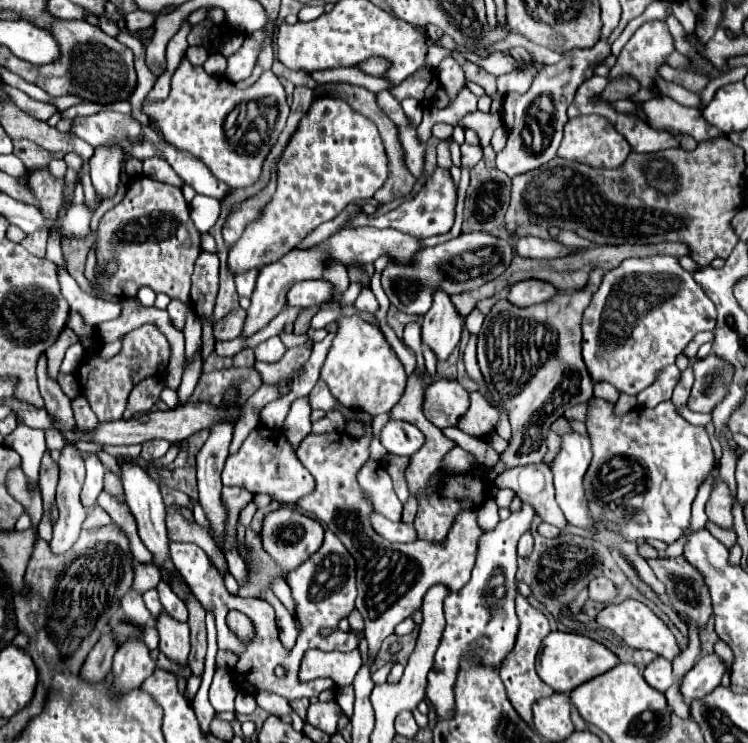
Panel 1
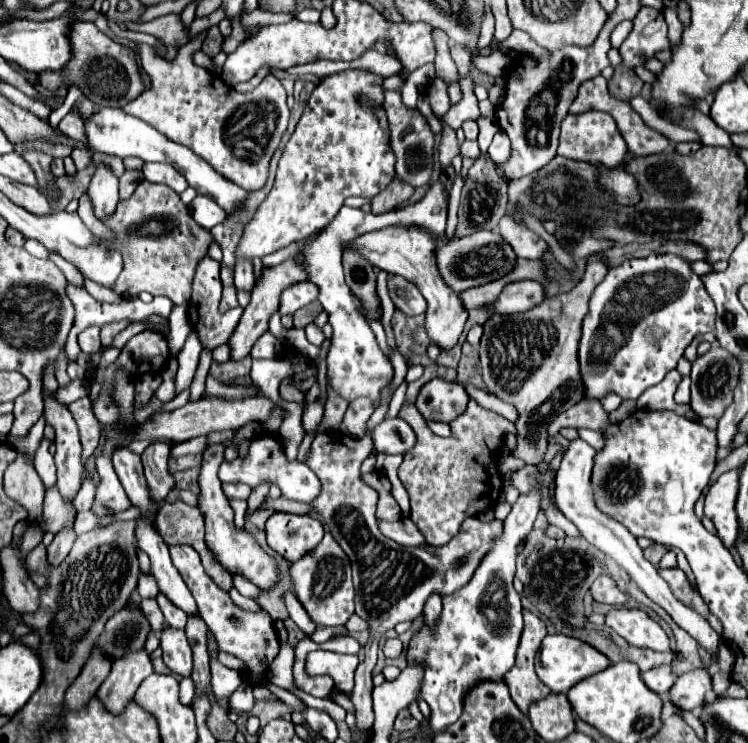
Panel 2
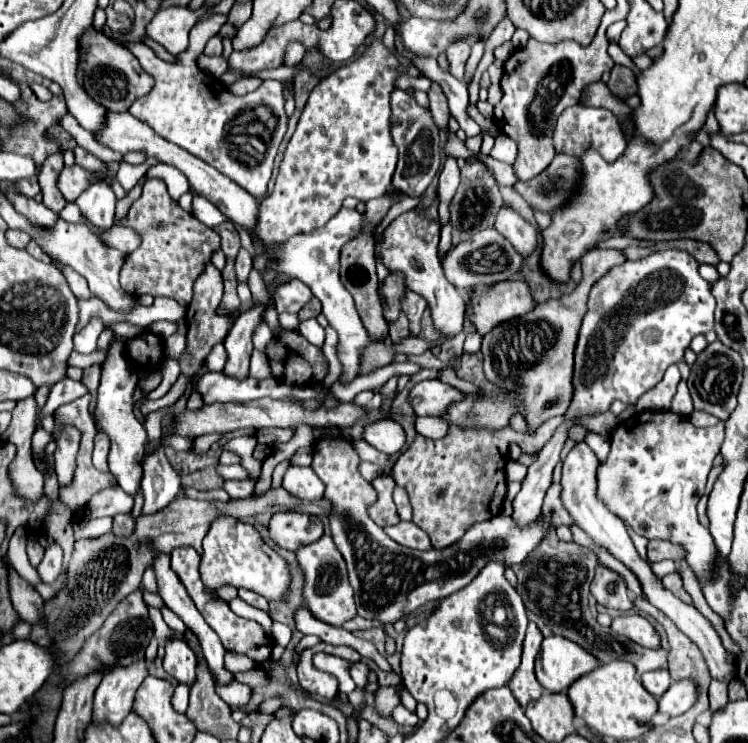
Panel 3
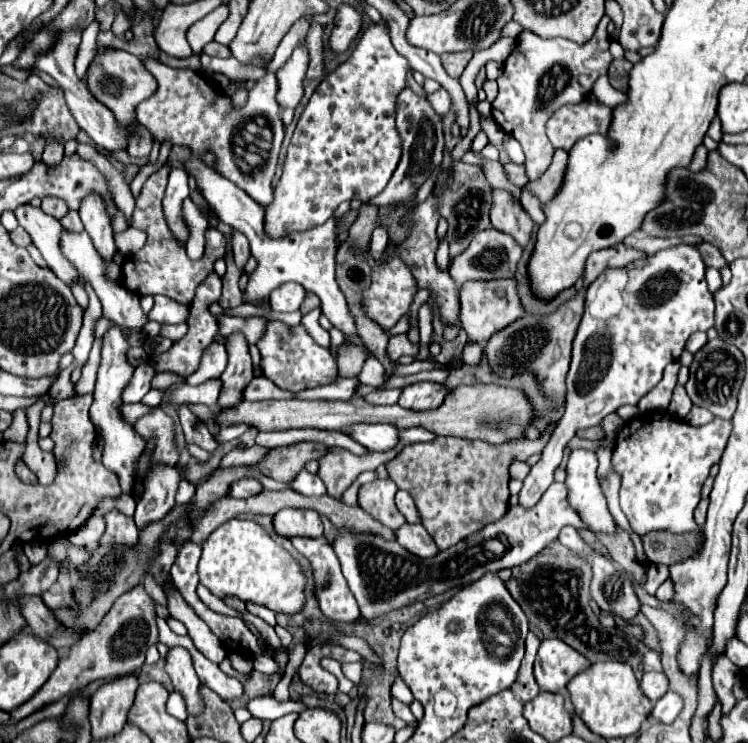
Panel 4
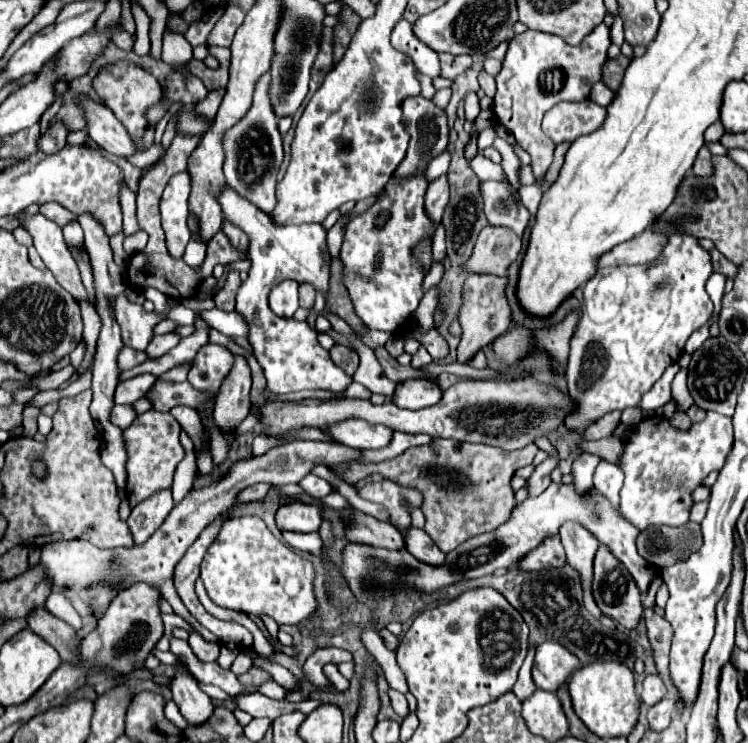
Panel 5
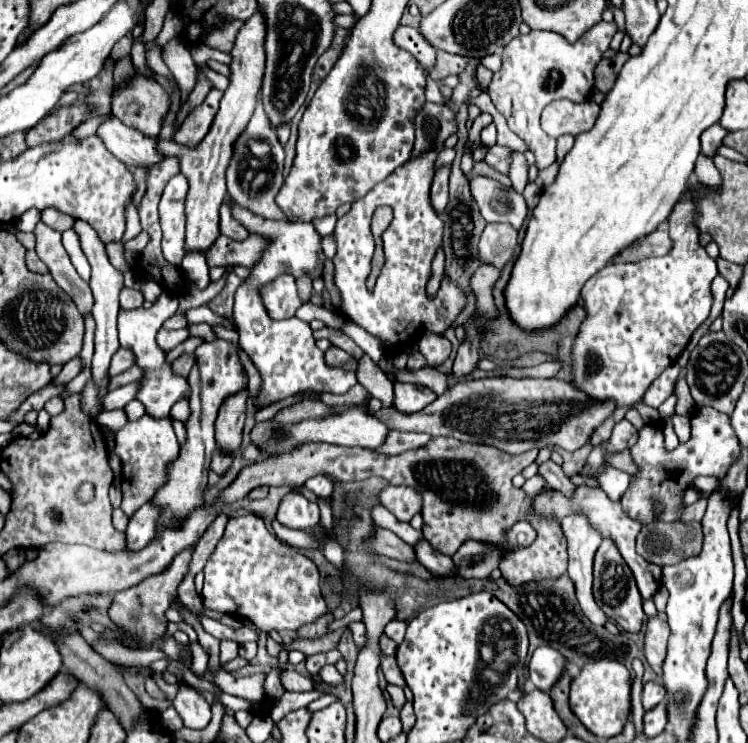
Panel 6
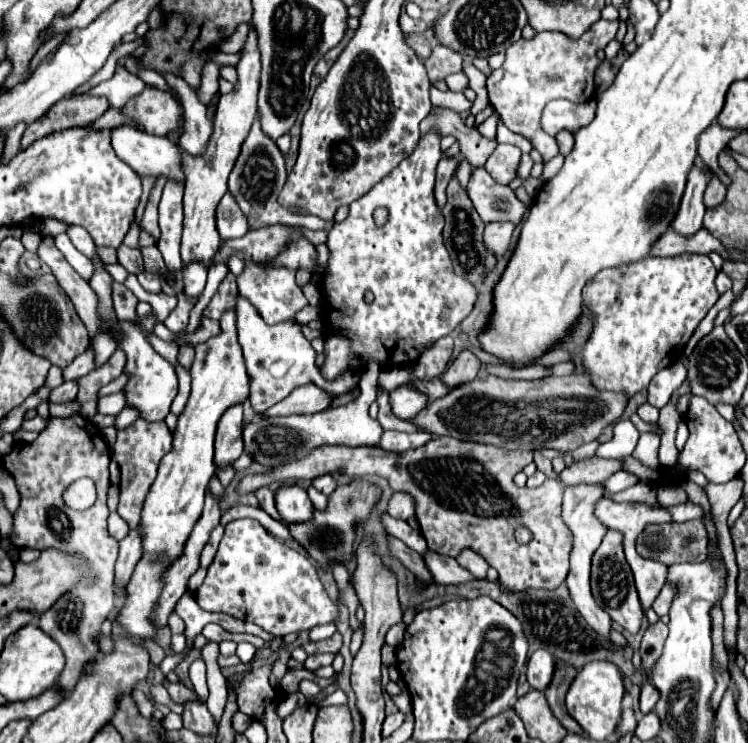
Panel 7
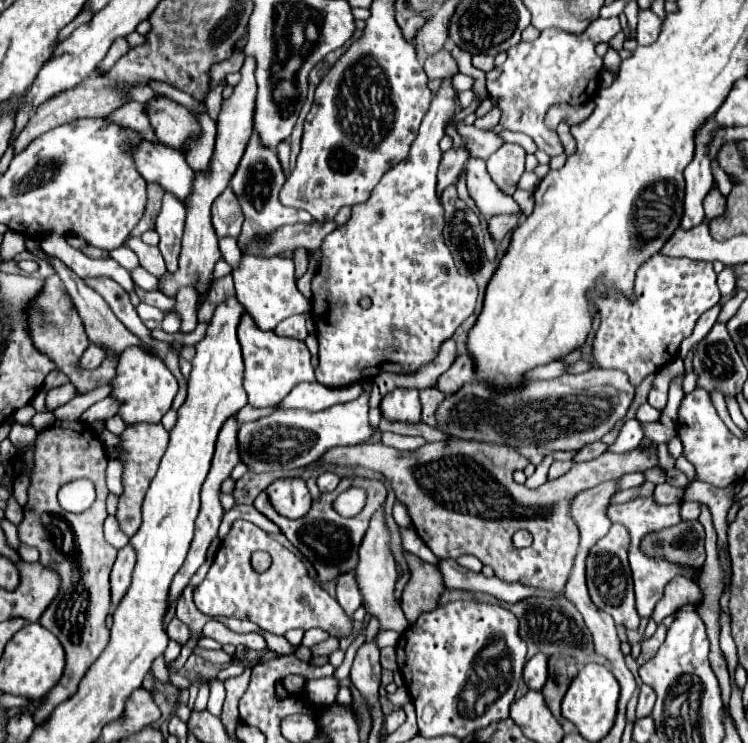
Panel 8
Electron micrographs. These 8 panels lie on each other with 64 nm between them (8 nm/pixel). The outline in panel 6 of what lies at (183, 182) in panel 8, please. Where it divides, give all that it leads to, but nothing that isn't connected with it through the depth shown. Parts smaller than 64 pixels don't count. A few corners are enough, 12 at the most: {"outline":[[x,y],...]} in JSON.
{"outline":[[116,116],[98,128],[106,148],[128,166],[152,168],[166,158],[158,136]]}

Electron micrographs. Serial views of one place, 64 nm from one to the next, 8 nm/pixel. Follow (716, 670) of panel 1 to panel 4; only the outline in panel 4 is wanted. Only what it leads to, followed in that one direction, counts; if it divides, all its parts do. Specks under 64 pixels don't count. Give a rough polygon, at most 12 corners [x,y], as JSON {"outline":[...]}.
{"outline":[[668,692],[654,704],[650,718],[670,724],[682,710],[682,698]]}

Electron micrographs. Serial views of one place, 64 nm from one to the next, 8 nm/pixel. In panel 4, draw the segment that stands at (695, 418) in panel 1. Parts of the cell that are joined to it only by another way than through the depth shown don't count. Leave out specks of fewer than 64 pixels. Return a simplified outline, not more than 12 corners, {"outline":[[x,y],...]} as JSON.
{"outline":[[678,362],[638,402],[638,410],[664,412],[676,388]]}

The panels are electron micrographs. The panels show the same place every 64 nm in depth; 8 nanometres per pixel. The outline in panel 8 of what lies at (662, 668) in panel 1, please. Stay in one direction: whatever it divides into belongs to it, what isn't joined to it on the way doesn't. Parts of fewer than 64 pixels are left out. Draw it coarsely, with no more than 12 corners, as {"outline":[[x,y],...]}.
{"outline":[[646,684],[640,686],[636,718],[652,714],[656,694]]}

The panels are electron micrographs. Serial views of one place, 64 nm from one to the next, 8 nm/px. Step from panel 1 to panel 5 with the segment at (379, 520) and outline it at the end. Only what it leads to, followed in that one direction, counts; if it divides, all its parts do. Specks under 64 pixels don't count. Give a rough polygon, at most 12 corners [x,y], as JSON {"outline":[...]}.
{"outline":[[408,528],[406,550],[424,564],[442,566],[446,554],[418,528]]}

